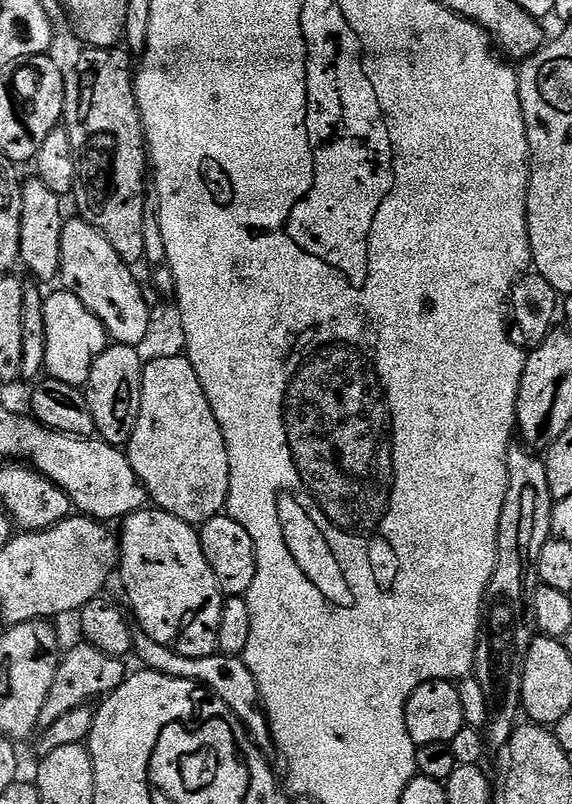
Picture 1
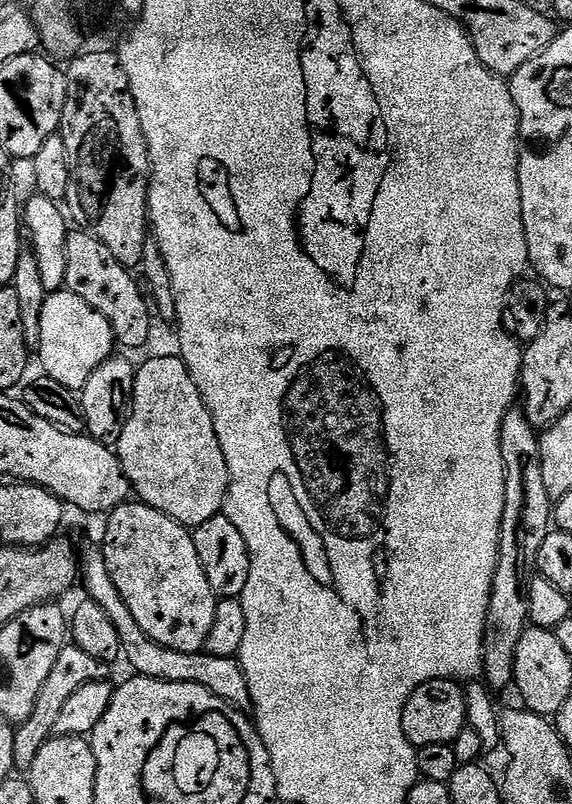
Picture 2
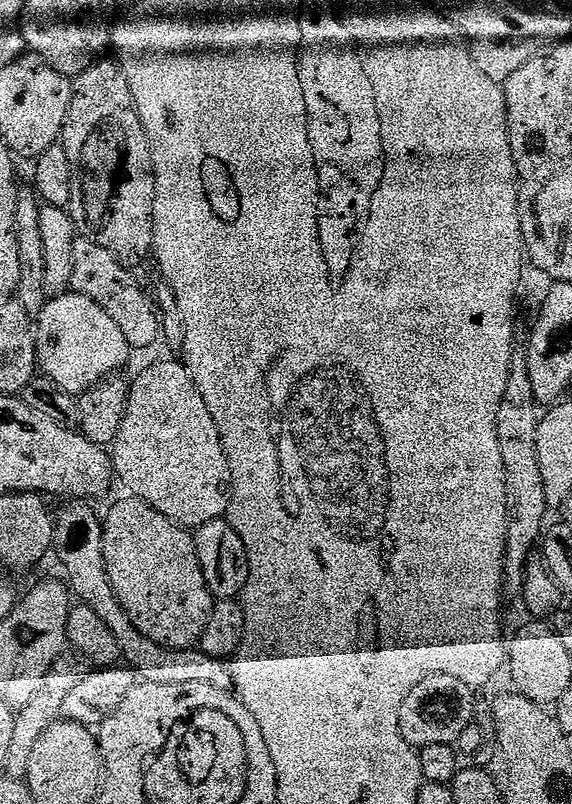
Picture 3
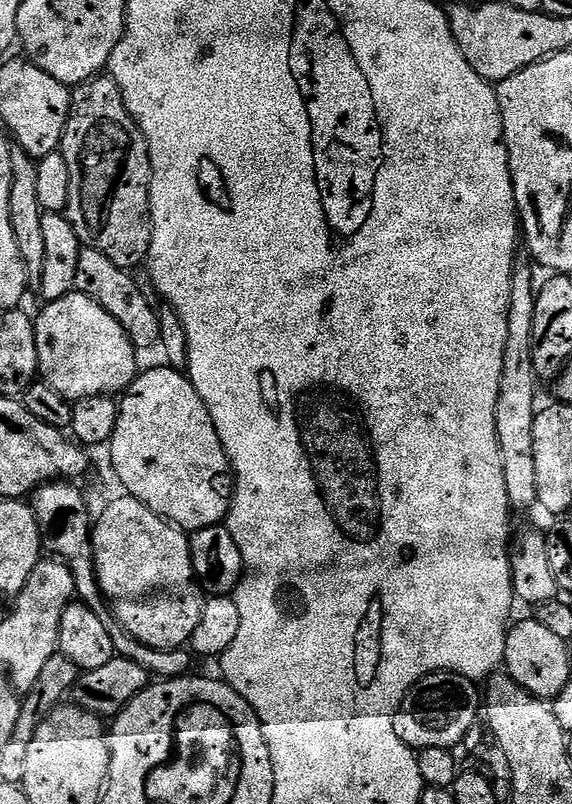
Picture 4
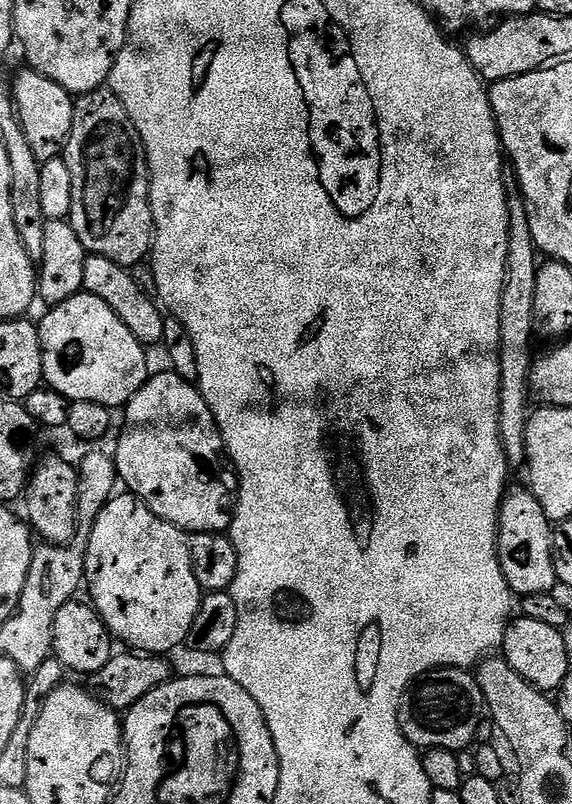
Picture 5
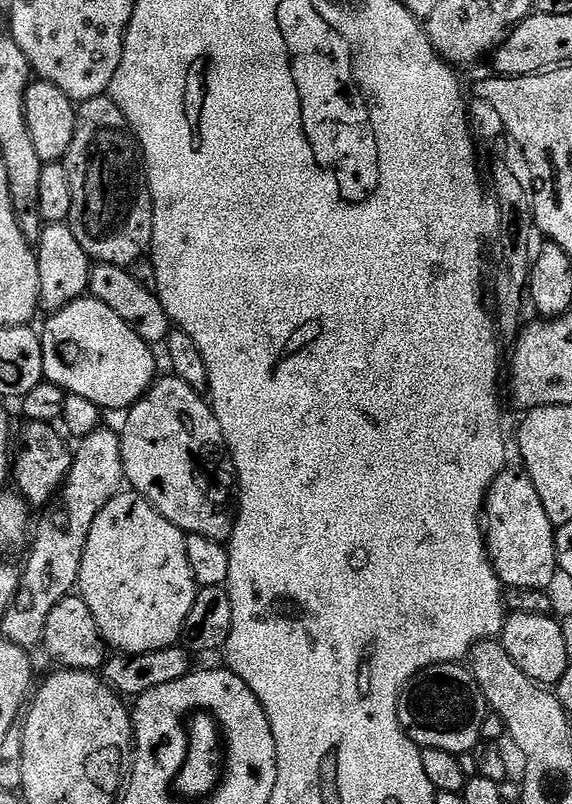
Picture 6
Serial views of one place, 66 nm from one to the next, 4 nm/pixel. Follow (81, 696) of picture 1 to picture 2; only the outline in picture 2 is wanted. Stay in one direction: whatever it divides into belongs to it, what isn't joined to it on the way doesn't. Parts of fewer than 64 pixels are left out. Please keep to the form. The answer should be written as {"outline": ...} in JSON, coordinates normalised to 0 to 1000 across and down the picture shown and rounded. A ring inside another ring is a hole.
{"outline":[[[124,799],[114,801],[108,813],[101,813],[94,830],[87,832],[80,848],[73,848],[73,858],[66,858],[66,873],[59,873],[59,888],[52,888],[52,893],[40,896],[26,907],[24,948],[30,961],[42,963],[56,956],[59,943],[66,943],[66,933],[73,933],[77,924],[93,917],[94,900],[101,898],[108,878],[152,850],[187,847],[192,841],[189,836],[192,836],[191,827],[180,826],[159,813],[150,813],[150,808]]]}

